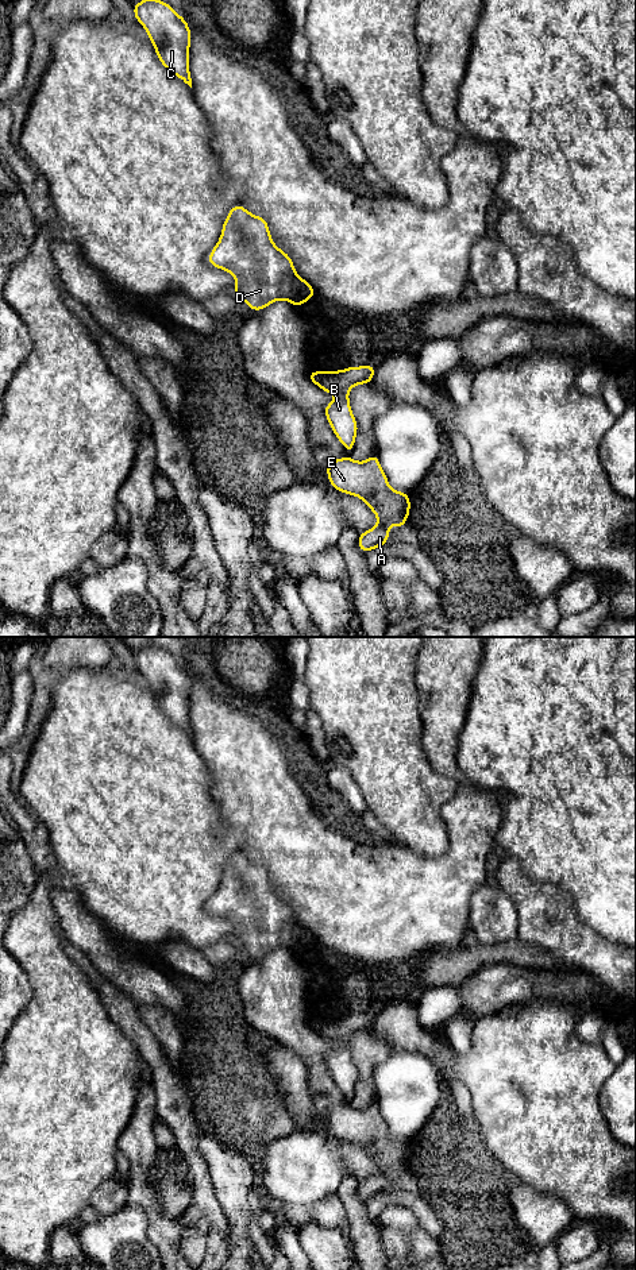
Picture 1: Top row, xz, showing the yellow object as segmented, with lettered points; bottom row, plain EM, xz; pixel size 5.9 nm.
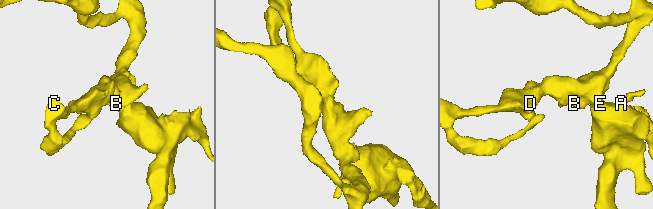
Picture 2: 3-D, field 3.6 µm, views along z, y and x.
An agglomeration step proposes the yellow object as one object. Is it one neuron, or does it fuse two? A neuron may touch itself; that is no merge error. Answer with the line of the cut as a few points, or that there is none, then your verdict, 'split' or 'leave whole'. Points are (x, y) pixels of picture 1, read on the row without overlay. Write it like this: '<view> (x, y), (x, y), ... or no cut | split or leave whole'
xz (297, 923), (292, 941), (286, 946) | split

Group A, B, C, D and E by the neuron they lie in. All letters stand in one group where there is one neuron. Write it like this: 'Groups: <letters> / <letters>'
Groups: A C D E / B

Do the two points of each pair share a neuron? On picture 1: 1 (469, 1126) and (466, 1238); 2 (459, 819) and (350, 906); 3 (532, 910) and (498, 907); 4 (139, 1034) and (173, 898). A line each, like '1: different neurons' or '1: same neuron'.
1: same neuron
2: same neuron
3: different neurons
4: different neurons

